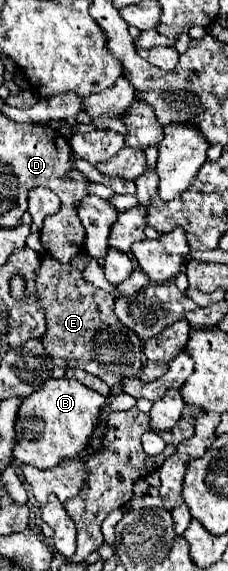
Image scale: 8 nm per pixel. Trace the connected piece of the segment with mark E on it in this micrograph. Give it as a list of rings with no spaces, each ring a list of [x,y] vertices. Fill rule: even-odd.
[[[42,258],[42,264],[36,270],[36,300],[46,318],[46,334],[42,336],[42,342],[48,358],[56,366],[86,370],[108,386],[116,386],[124,378],[140,374],[144,362],[140,338],[116,320],[112,312],[114,298],[84,282],[80,270],[52,258]]]

